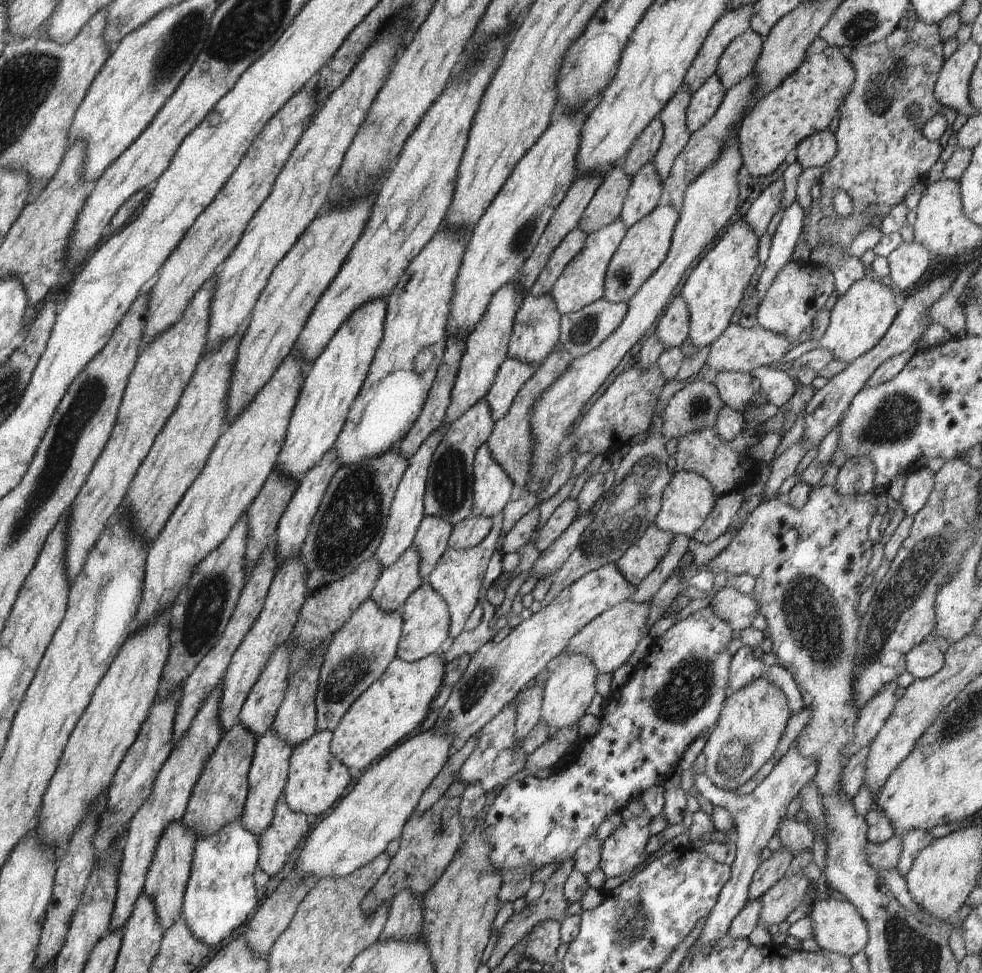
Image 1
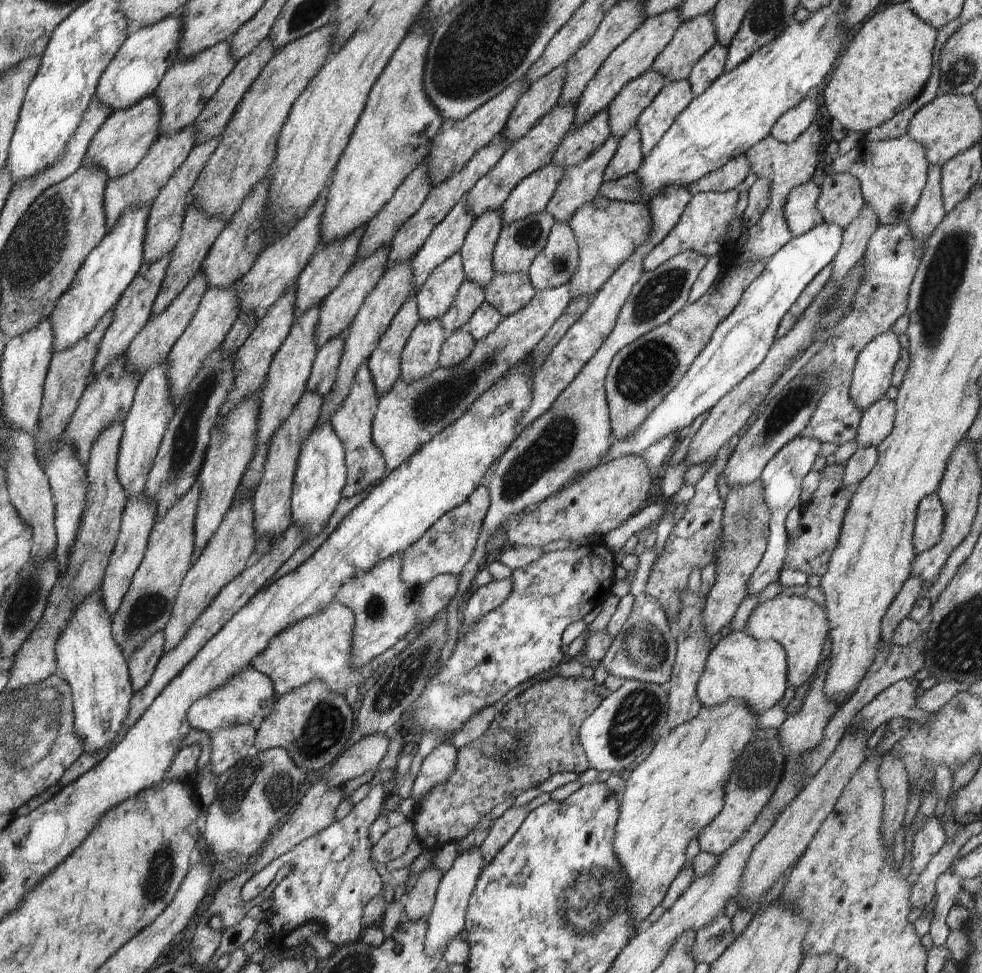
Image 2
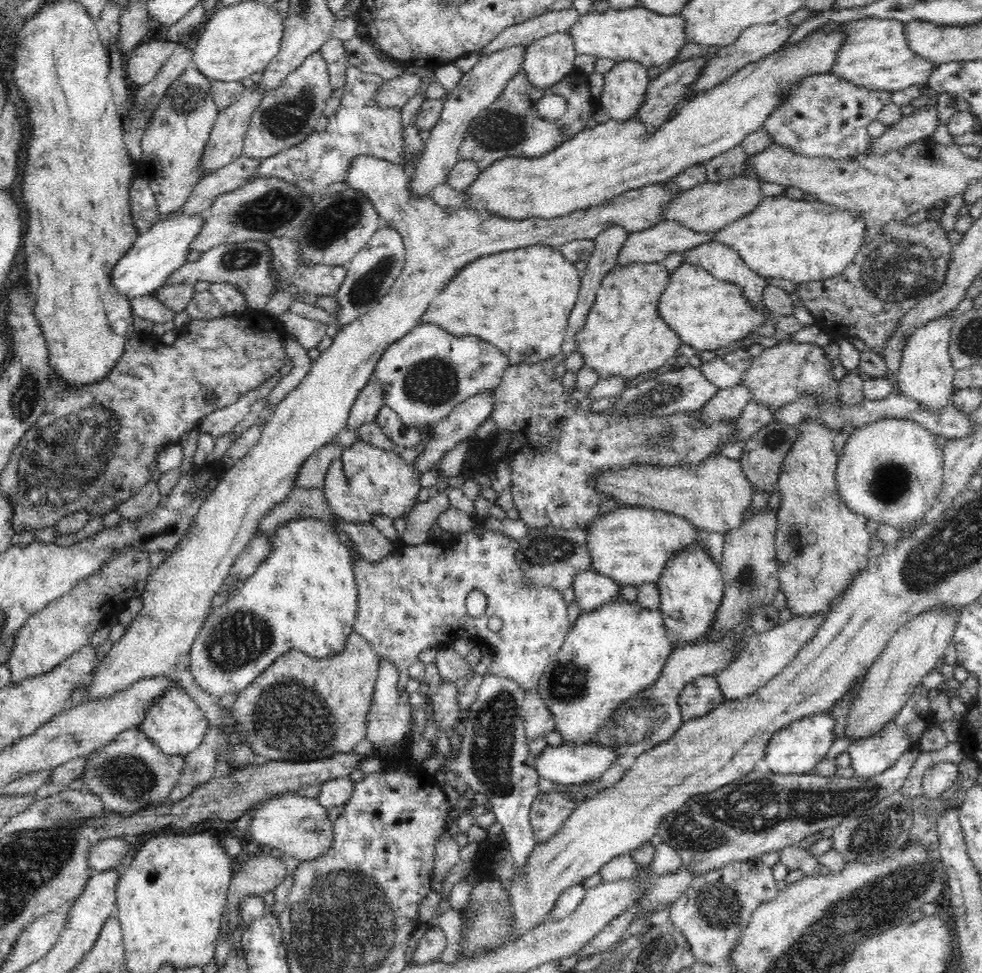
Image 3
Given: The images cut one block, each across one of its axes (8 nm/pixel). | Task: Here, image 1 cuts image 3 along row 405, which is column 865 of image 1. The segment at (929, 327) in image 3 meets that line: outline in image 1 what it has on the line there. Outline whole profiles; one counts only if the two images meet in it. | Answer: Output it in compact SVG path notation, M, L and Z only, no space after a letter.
M830 897L827 900L811 902L808 914L812 918L812 934L818 946L824 951L851 957L864 950L868 942L868 930L866 923L860 918L858 910L841 898Z

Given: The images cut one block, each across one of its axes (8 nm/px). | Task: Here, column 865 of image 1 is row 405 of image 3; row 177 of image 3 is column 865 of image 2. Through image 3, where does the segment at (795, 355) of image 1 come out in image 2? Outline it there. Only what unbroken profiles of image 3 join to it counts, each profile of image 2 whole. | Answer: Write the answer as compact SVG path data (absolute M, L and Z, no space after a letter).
M891 331L879 334L860 351L848 392L860 412L885 397L900 352L898 336Z

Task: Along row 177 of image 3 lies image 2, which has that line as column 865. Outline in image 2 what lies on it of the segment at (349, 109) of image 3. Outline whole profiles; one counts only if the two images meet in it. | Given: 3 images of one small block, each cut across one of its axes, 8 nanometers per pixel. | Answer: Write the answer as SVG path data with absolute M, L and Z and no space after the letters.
M908 222L900 224L879 224L872 234L864 253L864 278L854 294L848 314L833 325L824 338L828 341L801 370L802 374L826 378L824 394L818 402L808 426L802 430L802 436L810 436L820 443L836 445L846 444L857 437L862 413L852 402L848 394L852 382L854 367L860 351L879 334L890 331L894 322L907 311L912 284L921 261L925 244L918 244L908 228Z

